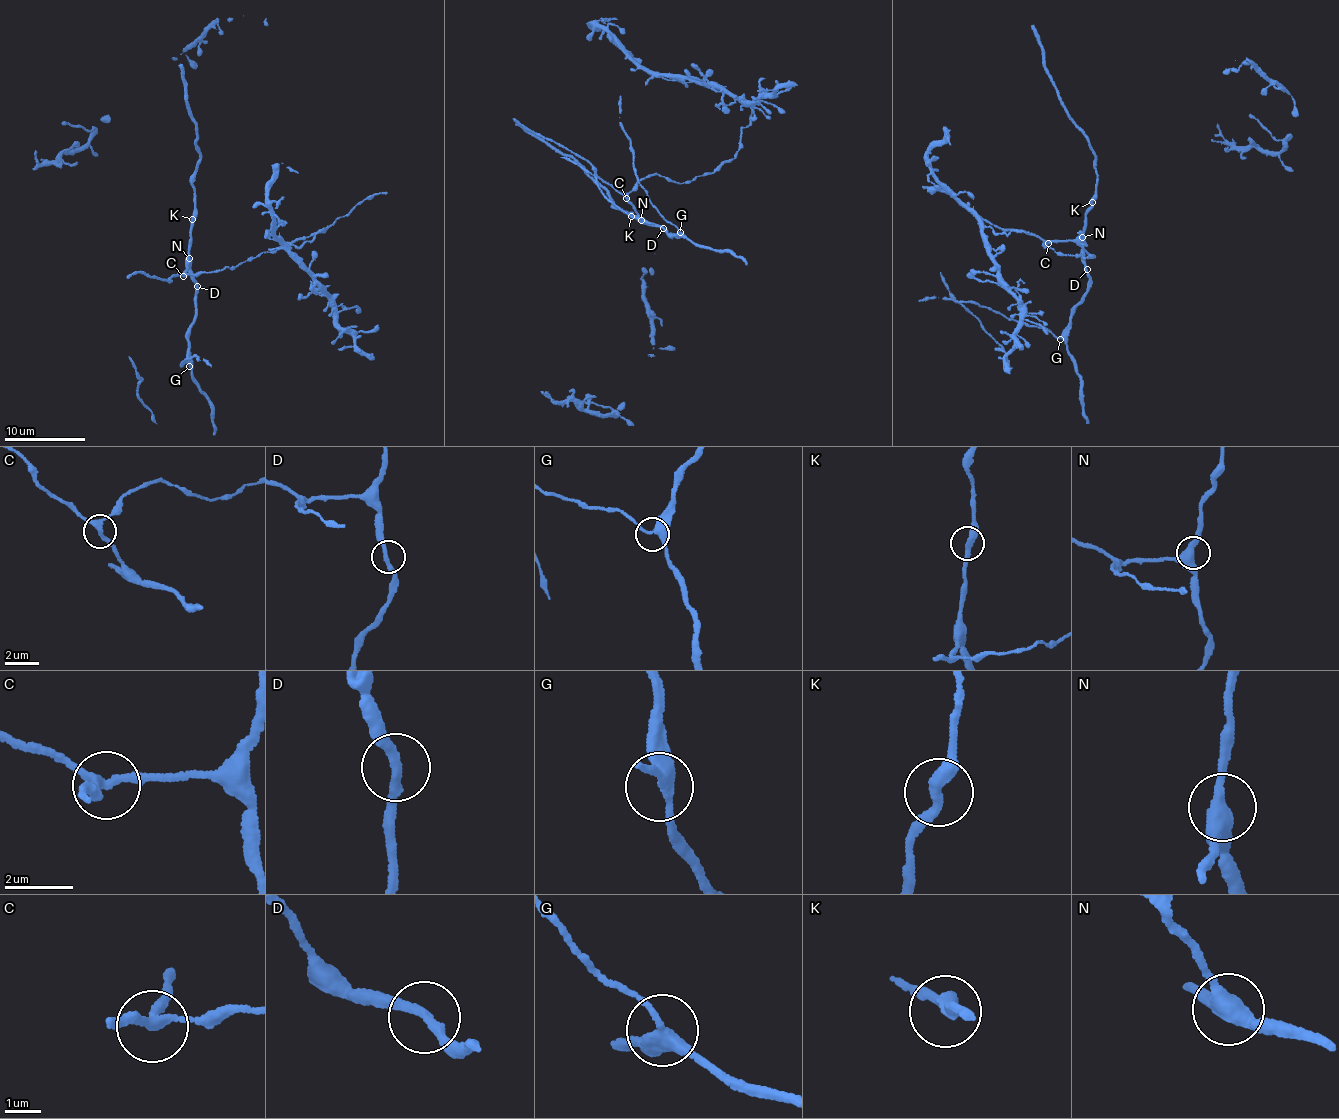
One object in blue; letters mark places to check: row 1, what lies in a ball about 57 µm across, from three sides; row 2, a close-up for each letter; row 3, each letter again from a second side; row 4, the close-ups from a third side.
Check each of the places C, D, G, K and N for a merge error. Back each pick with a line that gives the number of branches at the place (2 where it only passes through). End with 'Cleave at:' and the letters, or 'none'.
Cleave at: none

